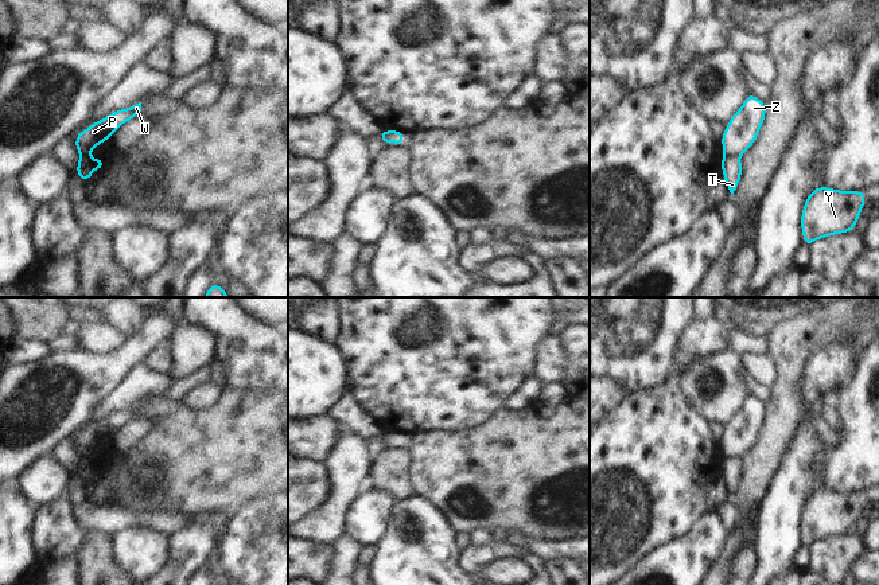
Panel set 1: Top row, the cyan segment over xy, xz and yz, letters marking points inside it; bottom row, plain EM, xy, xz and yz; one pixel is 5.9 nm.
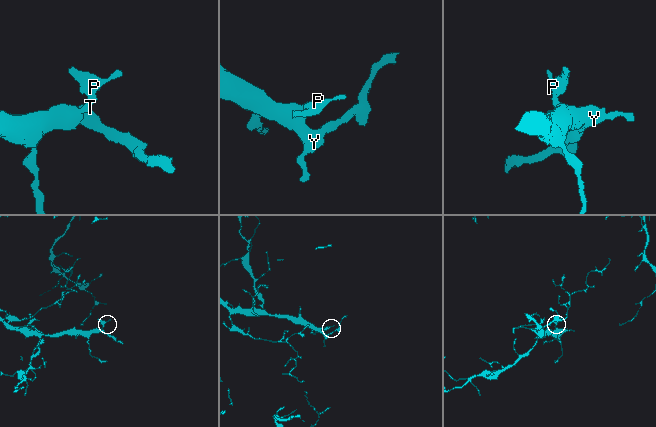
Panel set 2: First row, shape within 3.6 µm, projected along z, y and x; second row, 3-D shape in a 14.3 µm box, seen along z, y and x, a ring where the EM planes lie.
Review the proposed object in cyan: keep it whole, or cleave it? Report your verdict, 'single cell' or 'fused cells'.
fused cells

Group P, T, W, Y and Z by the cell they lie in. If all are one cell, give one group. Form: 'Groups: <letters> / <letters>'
Groups: P W Z / T Y.

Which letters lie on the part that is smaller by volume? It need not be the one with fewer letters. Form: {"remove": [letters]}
{"remove": ["P", "W", "Z"]}

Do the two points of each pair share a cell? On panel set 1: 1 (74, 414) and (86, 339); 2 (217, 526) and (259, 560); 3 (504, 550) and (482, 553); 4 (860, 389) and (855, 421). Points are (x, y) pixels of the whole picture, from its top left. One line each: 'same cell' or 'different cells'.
1: different cells
2: different cells
3: same cell
4: same cell

